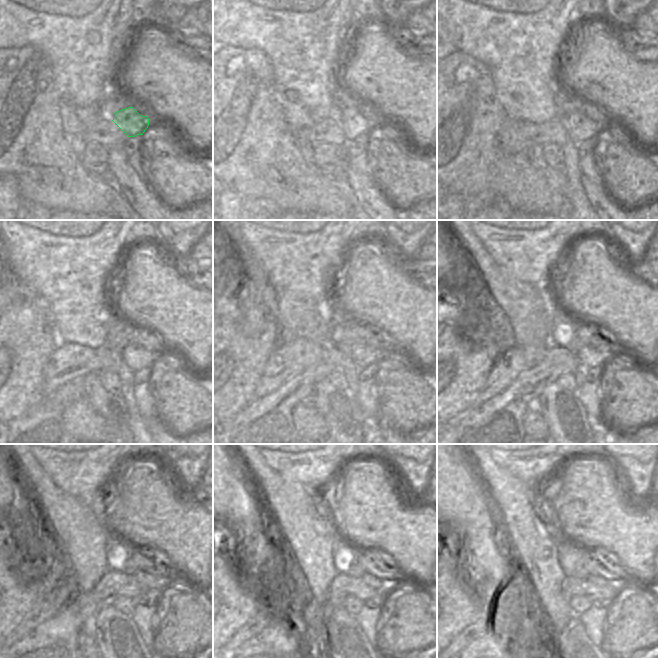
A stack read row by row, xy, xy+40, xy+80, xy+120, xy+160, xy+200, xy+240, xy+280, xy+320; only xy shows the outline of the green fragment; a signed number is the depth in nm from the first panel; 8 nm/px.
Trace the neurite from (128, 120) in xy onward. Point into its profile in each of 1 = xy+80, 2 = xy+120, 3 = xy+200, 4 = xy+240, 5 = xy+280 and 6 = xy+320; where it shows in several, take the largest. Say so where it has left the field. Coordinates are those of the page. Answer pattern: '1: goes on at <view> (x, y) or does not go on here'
1: goes on at xy+80 (579, 128)
2: goes on at xy+120 (136, 357)
3: goes on at xy+200 (594, 356)
4: goes on at xy+240 (147, 578)
5: goes on at xy+280 (373, 579)
6: goes on at xy+320 (597, 579)

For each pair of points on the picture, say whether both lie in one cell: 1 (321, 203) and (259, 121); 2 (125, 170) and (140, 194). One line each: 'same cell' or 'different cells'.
1: same cell
2: same cell

